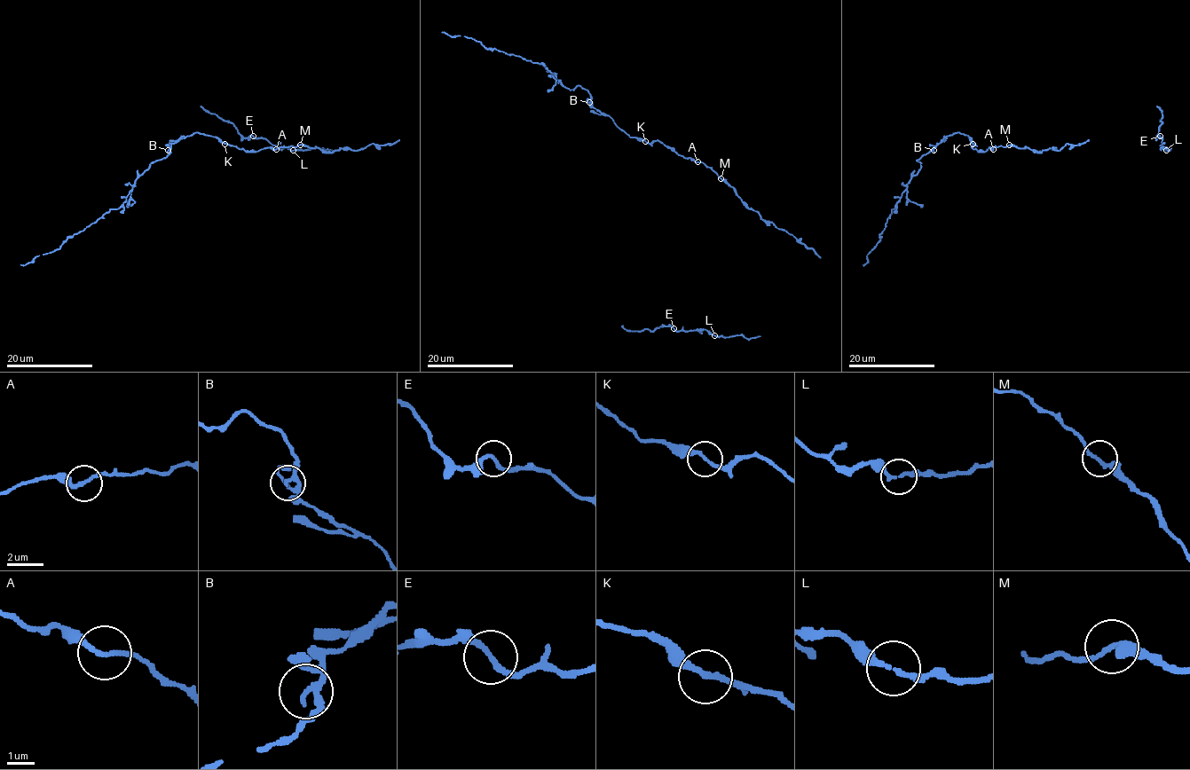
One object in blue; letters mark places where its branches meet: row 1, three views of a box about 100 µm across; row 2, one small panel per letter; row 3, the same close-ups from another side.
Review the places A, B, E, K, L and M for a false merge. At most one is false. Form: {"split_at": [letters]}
{"split_at": []}

